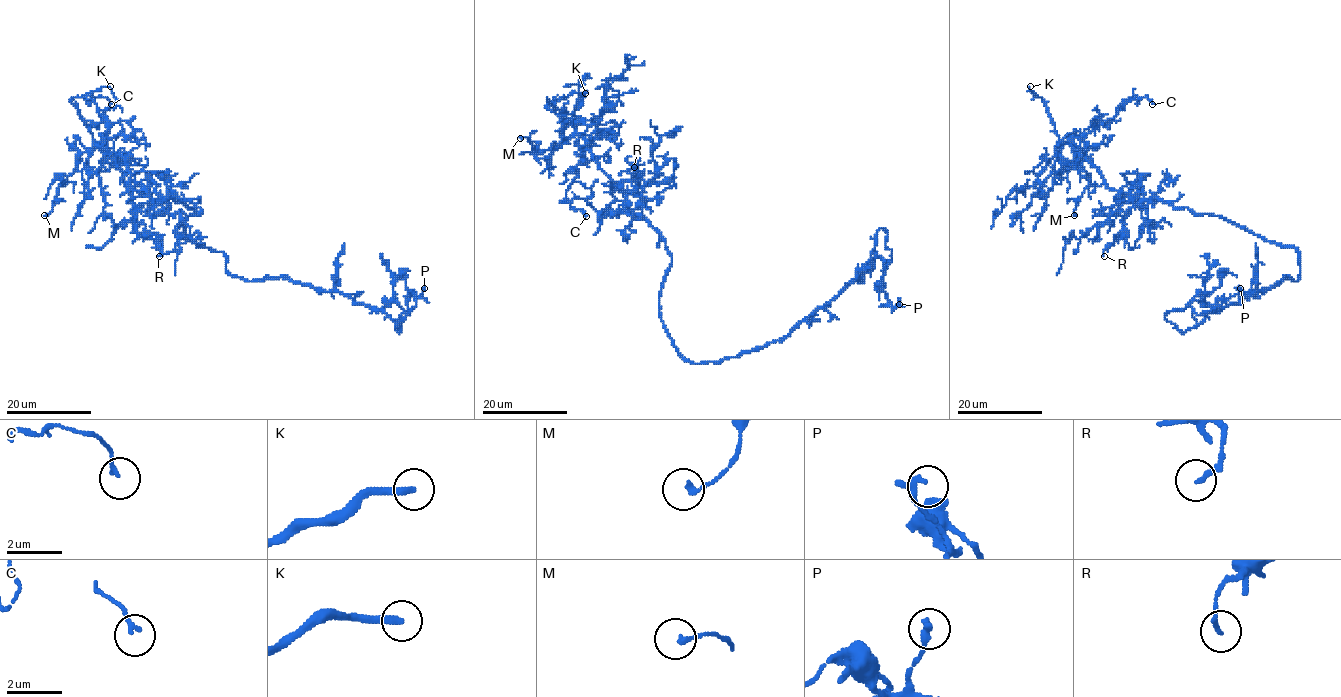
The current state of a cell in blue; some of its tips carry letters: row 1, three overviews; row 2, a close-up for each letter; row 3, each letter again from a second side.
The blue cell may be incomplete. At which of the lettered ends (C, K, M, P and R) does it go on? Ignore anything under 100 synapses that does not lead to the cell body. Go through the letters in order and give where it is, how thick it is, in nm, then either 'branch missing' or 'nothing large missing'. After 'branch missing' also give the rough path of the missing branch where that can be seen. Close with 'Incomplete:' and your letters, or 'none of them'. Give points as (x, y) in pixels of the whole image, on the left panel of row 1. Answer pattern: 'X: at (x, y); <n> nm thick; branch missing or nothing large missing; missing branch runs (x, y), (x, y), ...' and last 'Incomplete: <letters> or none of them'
C: at (111, 104); 150 nm thick; nothing large missing
K: at (110, 86); 280 nm thick; branch missing; missing branch runs (110, 86), (145, 83), (154, 72), (157, 54)
M: at (44, 215); 180 nm thick; nothing large missing
P: at (424, 288); 240 nm thick; nothing large missing
R: at (159, 256); 160 nm thick; nothing large missing
Incomplete: K

